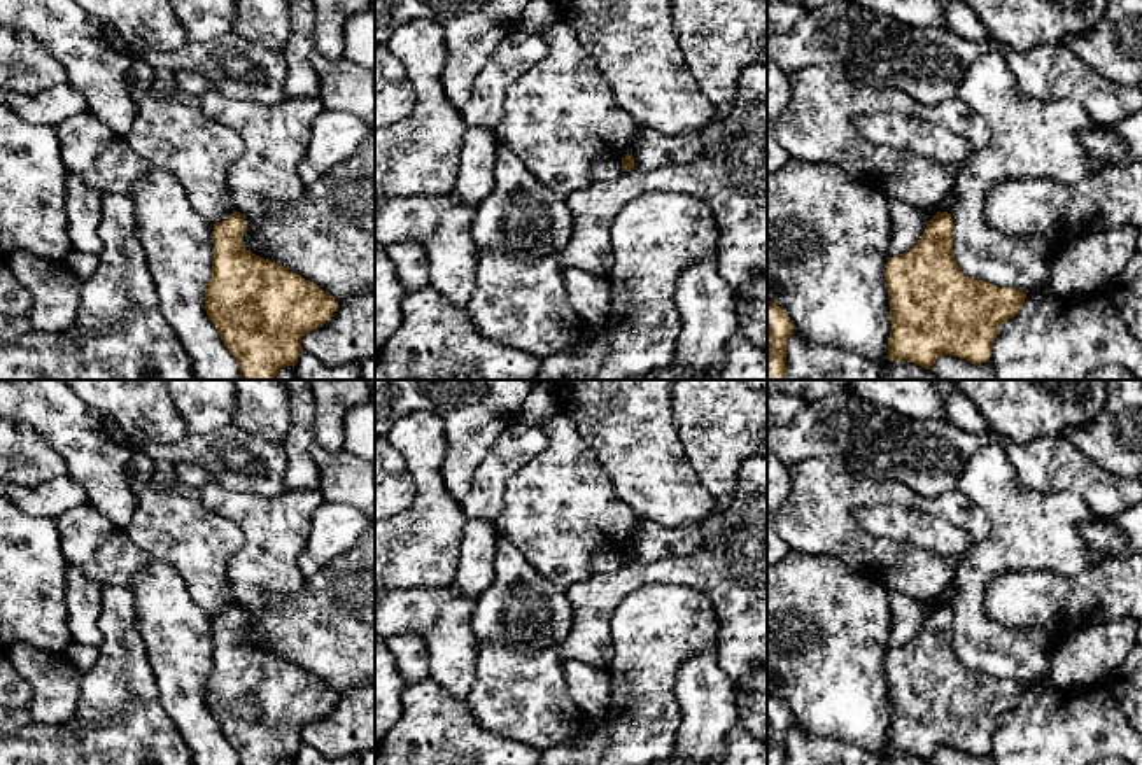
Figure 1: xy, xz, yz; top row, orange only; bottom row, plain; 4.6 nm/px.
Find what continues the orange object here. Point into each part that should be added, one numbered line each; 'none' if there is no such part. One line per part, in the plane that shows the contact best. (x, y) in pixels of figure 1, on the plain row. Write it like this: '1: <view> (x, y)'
none

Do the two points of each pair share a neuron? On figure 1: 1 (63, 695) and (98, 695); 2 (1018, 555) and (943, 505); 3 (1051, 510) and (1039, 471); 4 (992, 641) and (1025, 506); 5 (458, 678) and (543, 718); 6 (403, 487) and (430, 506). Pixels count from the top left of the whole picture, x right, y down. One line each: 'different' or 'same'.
1: different
2: different
3: different
4: same
5: different
6: different

